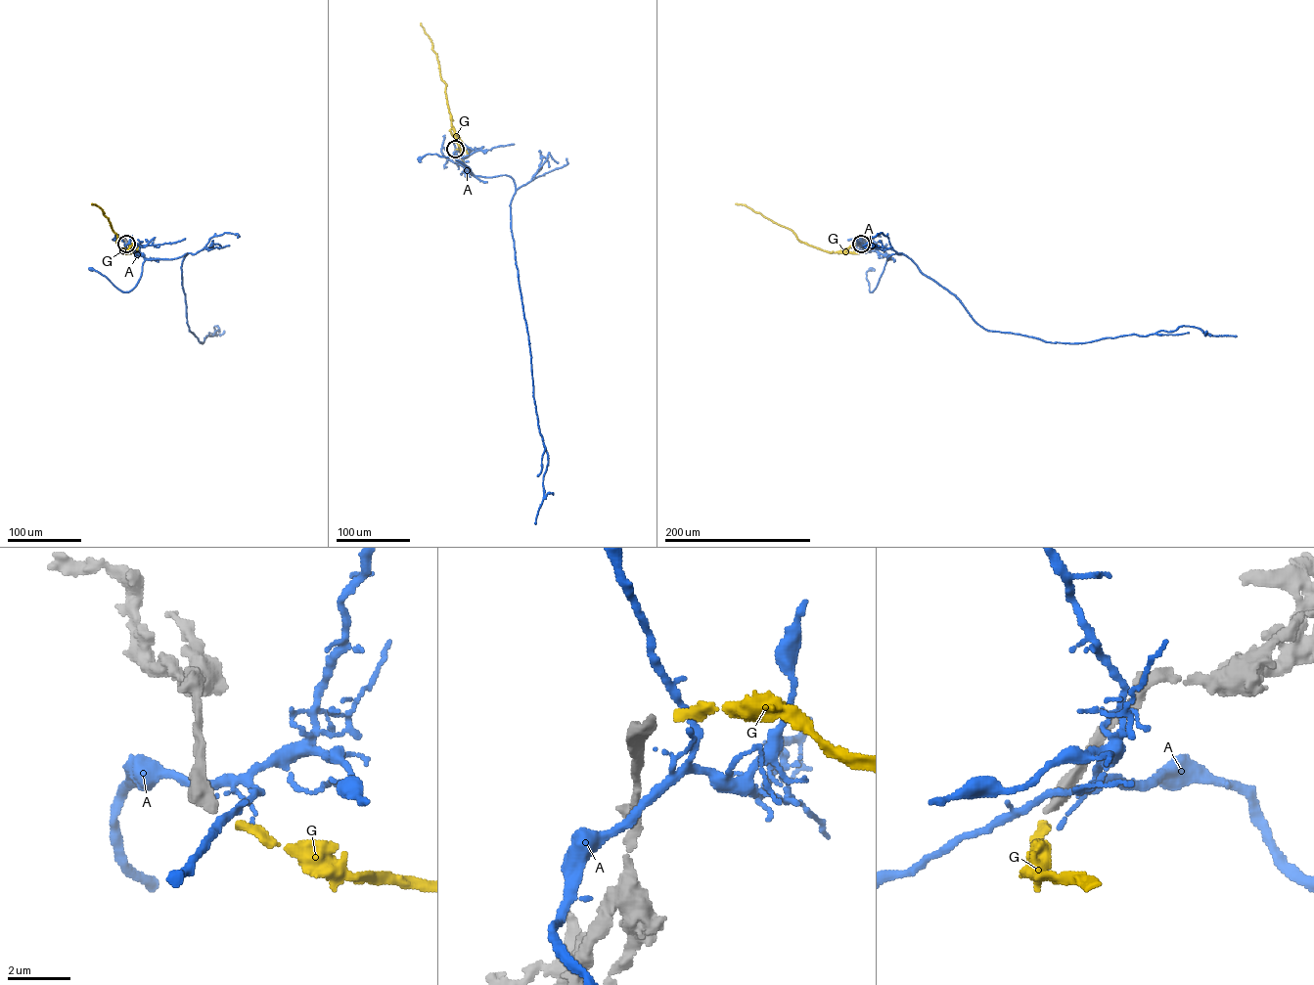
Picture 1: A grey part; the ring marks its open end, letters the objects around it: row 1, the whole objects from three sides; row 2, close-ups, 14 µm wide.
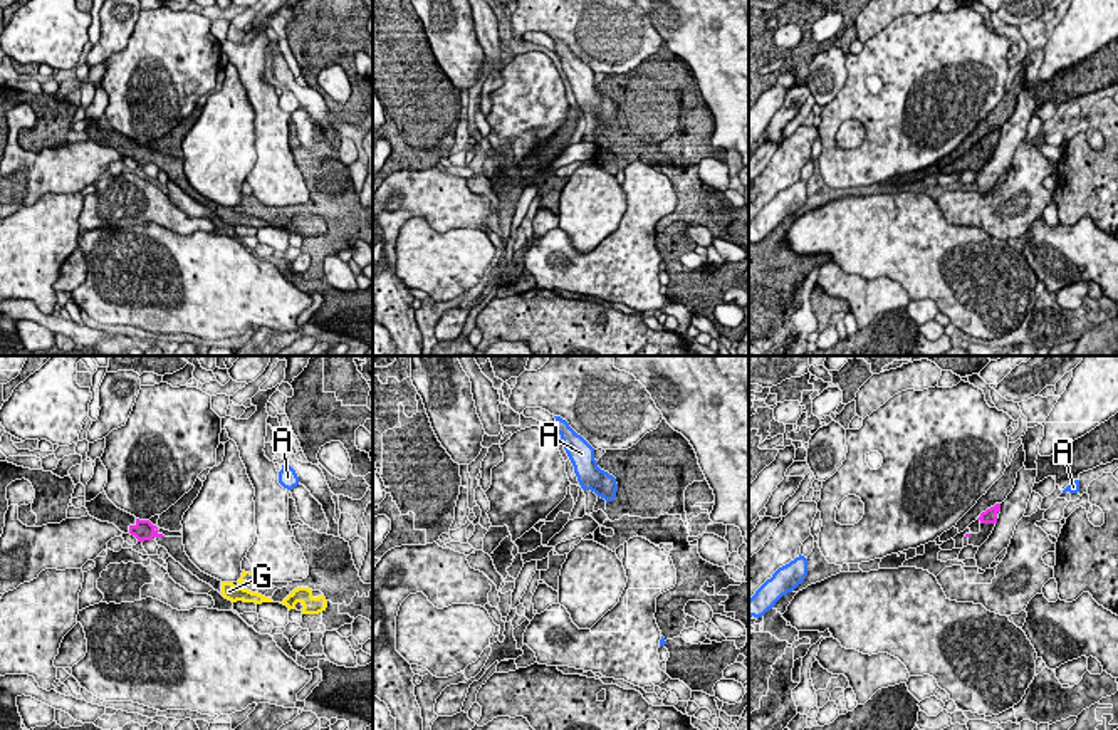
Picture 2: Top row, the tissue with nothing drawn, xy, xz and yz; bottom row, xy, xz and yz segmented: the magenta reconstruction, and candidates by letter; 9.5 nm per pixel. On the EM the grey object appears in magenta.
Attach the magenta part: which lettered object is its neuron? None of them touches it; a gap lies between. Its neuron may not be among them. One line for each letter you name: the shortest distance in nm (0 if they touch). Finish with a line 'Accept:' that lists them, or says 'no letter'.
G: 700 nm apart
Accept: G

